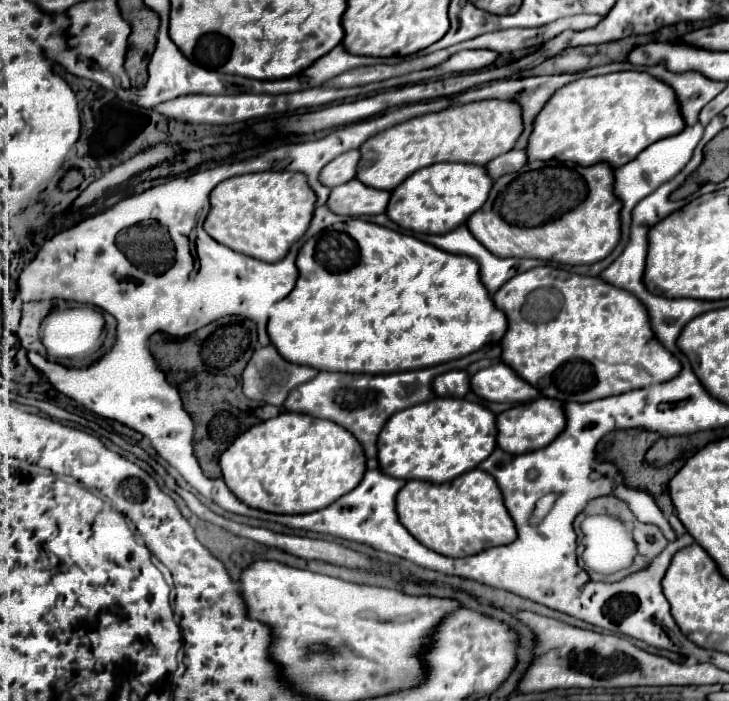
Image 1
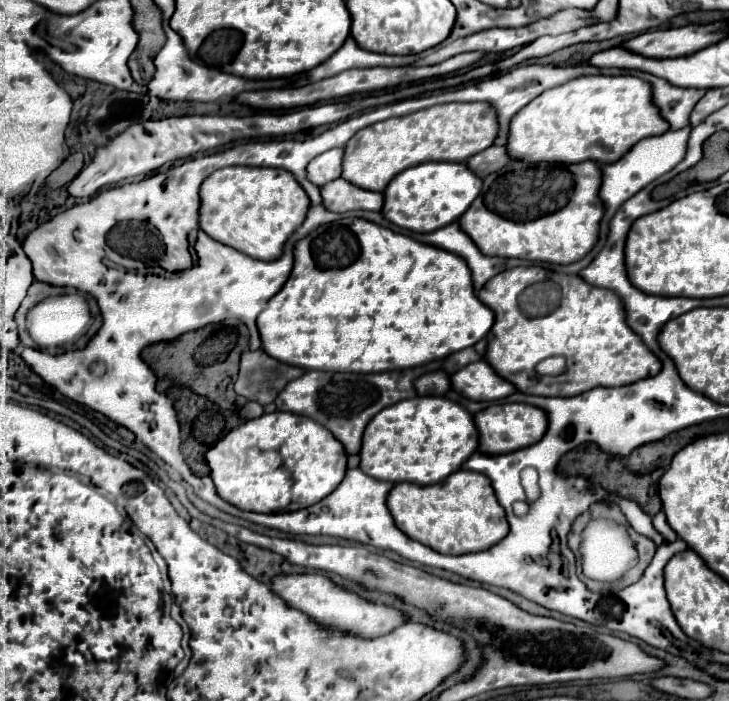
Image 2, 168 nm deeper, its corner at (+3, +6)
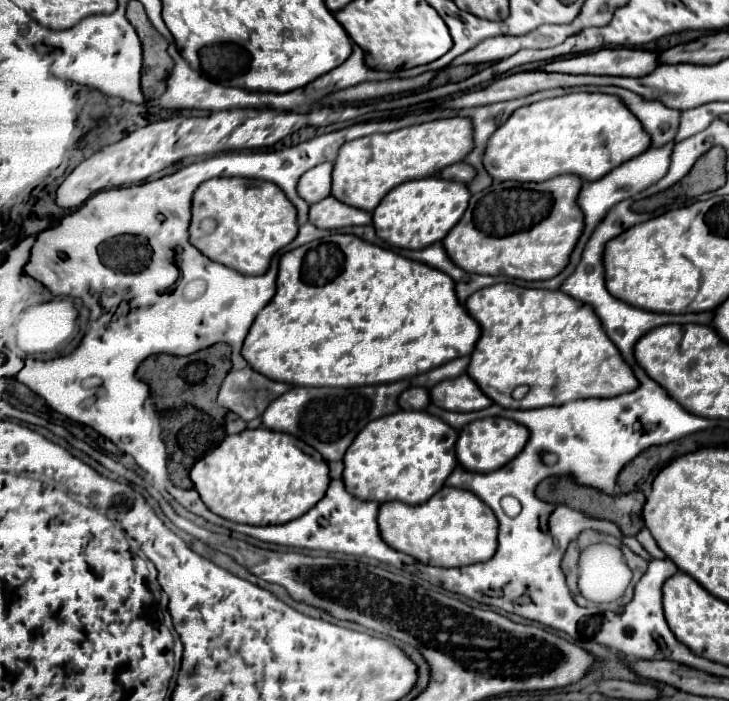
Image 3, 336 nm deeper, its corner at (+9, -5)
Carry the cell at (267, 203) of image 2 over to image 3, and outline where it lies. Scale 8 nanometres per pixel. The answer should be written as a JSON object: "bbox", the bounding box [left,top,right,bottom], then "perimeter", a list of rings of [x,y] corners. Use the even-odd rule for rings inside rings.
{"bbox":[189,179,297,275],"perimeter":[[[209,179],[201,183],[193,195],[193,217],[189,225],[189,239],[191,243],[211,261],[217,261],[225,267],[233,267],[235,271],[243,275],[263,275],[269,267],[271,257],[289,245],[297,235],[297,211],[291,205],[291,201],[283,195],[275,183],[259,181],[259,179]]]}

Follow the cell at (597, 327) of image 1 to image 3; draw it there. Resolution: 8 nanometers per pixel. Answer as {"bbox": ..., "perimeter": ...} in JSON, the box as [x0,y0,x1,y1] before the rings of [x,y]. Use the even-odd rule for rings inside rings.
{"bbox":[465,283,639,409],"perimeter":[[[497,283],[469,295],[465,309],[481,327],[467,375],[501,407],[535,409],[575,399],[617,397],[635,391],[639,385],[603,331],[595,311],[561,291]],[[517,385],[529,387],[529,395],[521,401],[511,397]]]}

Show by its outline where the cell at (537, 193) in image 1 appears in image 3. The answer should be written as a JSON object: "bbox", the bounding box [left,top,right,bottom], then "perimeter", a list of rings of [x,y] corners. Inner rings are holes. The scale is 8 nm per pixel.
{"bbox":[443,175,583,281],"perimeter":[[[559,175],[559,177],[553,177],[553,179],[543,181],[543,183],[519,183],[519,181],[503,181],[503,183],[497,183],[497,181],[493,181],[487,189],[483,189],[483,191],[479,191],[479,193],[475,193],[471,197],[469,207],[467,207],[463,219],[443,239],[443,247],[447,251],[447,257],[457,267],[461,267],[463,271],[467,271],[467,273],[479,273],[479,275],[507,275],[507,277],[523,279],[523,281],[545,281],[545,279],[551,279],[551,277],[559,275],[563,271],[563,267],[569,263],[569,255],[575,249],[575,243],[577,243],[577,239],[579,239],[581,231],[583,231],[583,213],[577,207],[579,189],[581,189],[581,179],[577,175]]]}

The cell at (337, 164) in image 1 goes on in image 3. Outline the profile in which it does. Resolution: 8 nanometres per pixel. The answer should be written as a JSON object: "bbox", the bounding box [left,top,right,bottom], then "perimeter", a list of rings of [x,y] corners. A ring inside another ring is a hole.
{"bbox":[297,163,333,205],"perimeter":[[[321,163],[311,171],[307,171],[297,185],[299,197],[311,205],[331,195],[331,171],[333,171],[333,163]]]}

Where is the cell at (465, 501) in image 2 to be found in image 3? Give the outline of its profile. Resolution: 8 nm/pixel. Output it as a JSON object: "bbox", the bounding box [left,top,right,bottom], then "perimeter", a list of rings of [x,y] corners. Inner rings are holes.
{"bbox":[379,487,497,567],"perimeter":[[[443,487],[435,497],[421,505],[405,505],[389,501],[379,507],[379,535],[381,539],[411,555],[423,565],[437,567],[463,567],[483,563],[495,555],[497,549],[497,517],[495,513],[471,491]]]}

